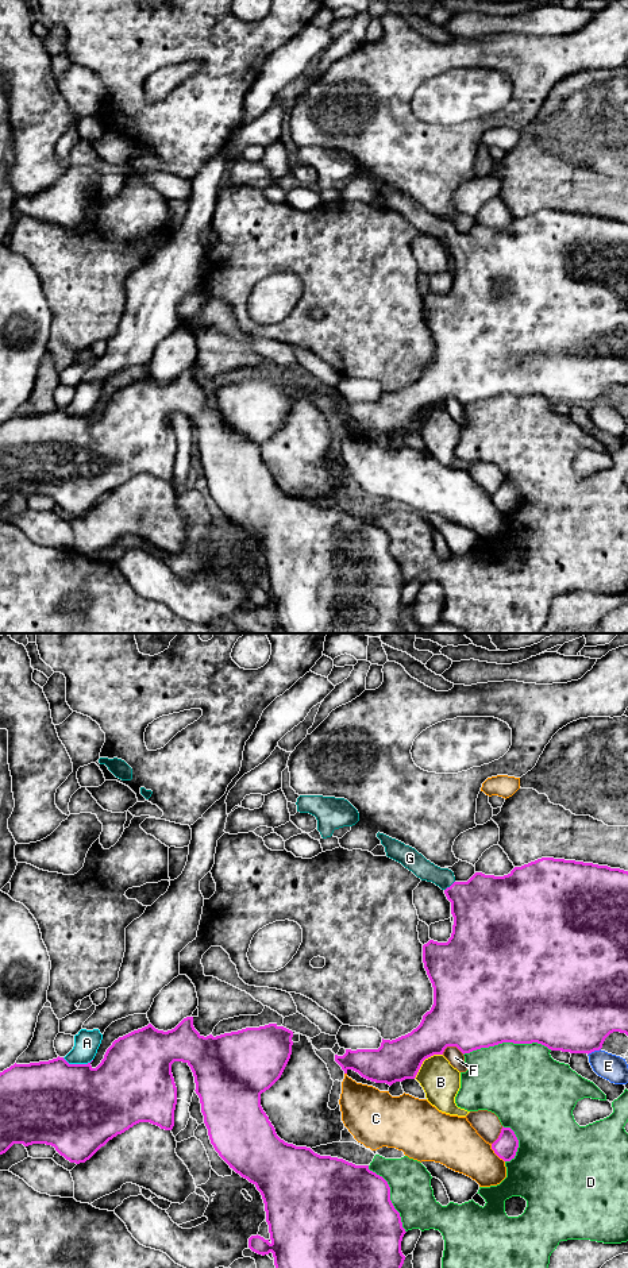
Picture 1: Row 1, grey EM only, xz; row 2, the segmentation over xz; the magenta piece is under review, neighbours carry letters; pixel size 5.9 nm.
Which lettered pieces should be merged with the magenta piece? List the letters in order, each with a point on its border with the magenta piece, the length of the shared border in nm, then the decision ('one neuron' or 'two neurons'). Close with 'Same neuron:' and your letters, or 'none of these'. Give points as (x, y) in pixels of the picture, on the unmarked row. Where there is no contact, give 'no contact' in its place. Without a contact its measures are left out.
A: xz (77, 416) | 180 nm | two neurons
B: xz (424, 411) | 220 nm | two neurons
C: xz (496, 505) | 140 nm | two neurons
D: xz (507, 393) | 550 nm | two neurons
E: xz (593, 403) | 90 nm | two neurons
F: xz (453, 397) | 140 nm | two neurons
G: xz (450, 238) | 90 nm | one neuron
Same neuron: G

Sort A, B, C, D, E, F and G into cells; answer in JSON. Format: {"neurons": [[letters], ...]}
{"neurons": [["A"], ["B"], ["C"], ["D"], ["E"], ["F"], ["G"]]}

